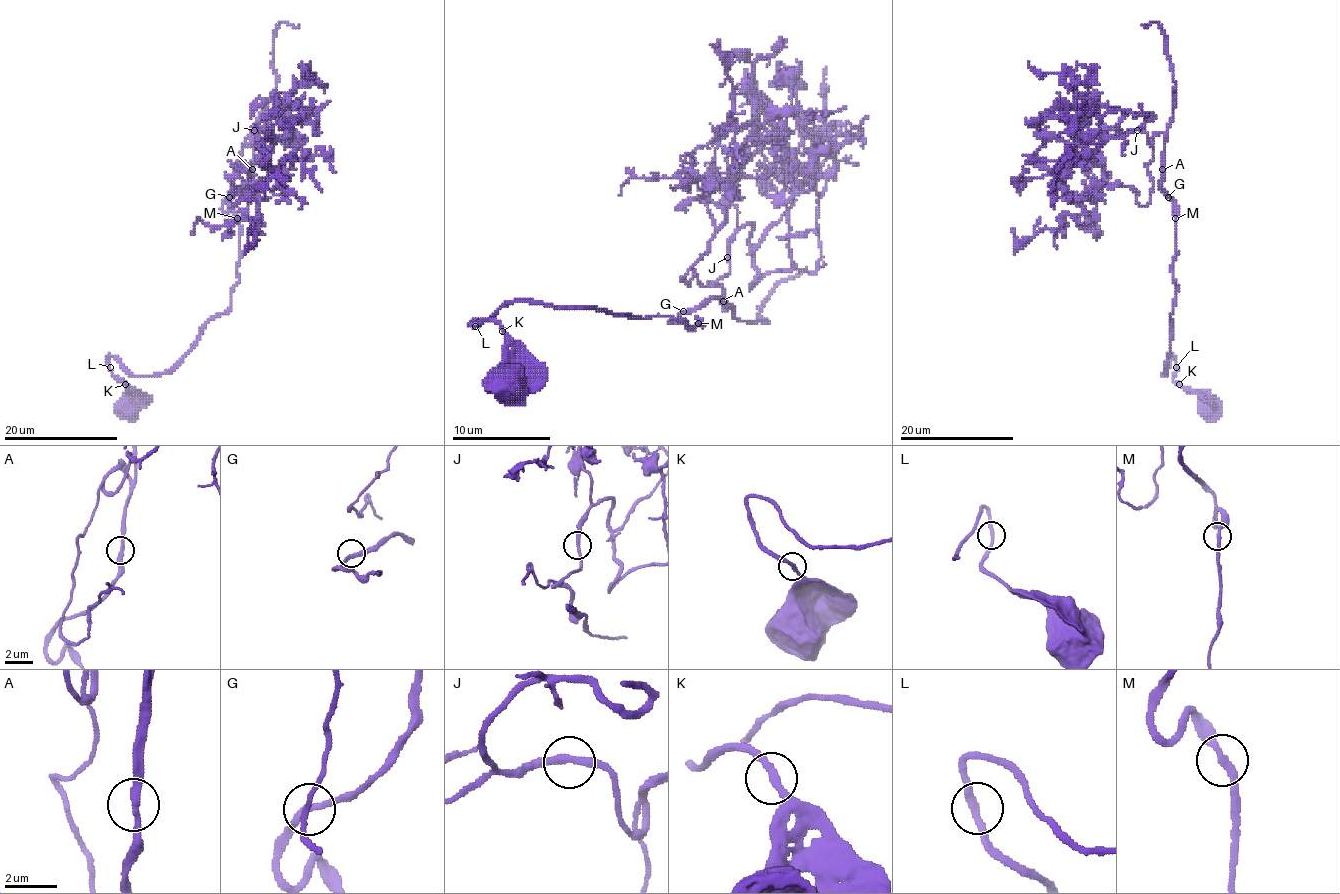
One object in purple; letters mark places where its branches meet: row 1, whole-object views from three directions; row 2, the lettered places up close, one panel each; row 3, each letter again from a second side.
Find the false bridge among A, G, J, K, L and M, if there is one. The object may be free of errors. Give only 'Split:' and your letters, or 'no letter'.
Split: no letter

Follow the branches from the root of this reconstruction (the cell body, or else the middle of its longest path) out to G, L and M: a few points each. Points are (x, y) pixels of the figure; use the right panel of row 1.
G: (1207, 406), (1198, 394), (1173, 381), (1173, 355), (1162, 375), (1176, 293), (1172, 275), (1176, 211), (1168, 197)
L: (1207, 406), (1198, 394), (1188, 392), (1173, 381), (1176, 367)
M: (1207, 406), (1198, 394), (1188, 392), (1173, 381), (1173, 355), (1162, 375), (1176, 293), (1172, 275), (1175, 218)

